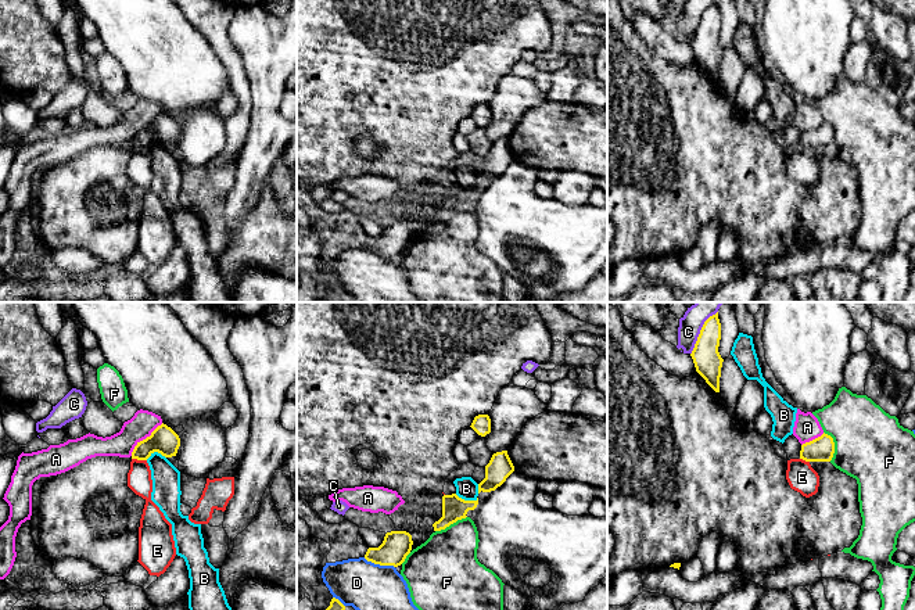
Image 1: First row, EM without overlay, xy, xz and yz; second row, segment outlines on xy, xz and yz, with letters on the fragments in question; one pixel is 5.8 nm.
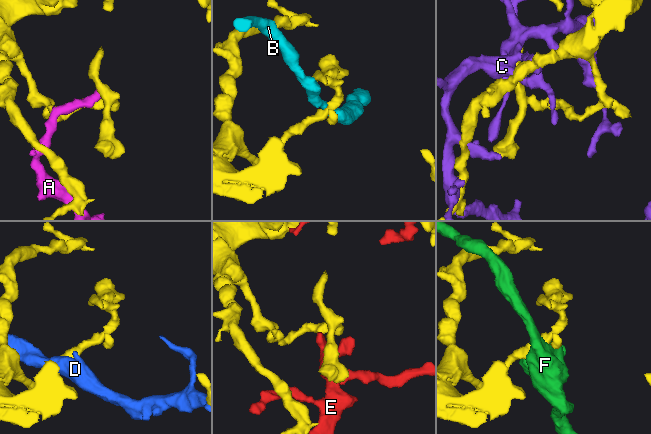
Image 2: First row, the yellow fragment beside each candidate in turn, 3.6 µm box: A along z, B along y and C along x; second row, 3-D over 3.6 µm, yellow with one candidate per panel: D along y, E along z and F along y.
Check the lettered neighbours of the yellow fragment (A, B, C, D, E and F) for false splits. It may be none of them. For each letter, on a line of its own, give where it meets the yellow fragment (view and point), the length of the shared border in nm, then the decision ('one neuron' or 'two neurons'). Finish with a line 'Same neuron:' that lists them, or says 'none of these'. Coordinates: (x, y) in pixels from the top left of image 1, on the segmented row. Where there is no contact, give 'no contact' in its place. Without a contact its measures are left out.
A: meets yellow in xy at (146, 438); contact 260 nm long; two neurons
B: meets yellow in xz at (466, 501); contact 140 nm long; two neurons
C: meets yellow in yz at (700, 332); contact 300 nm long; two neurons
D: meets yellow in xz at (379, 563); contact 190 nm long; two neurons
E: meets yellow in xy at (139, 459); contact 90 nm long; two neurons
F: meets yellow in yz at (833, 445); contact 180 nm long; two neurons
Same neuron: none of these

